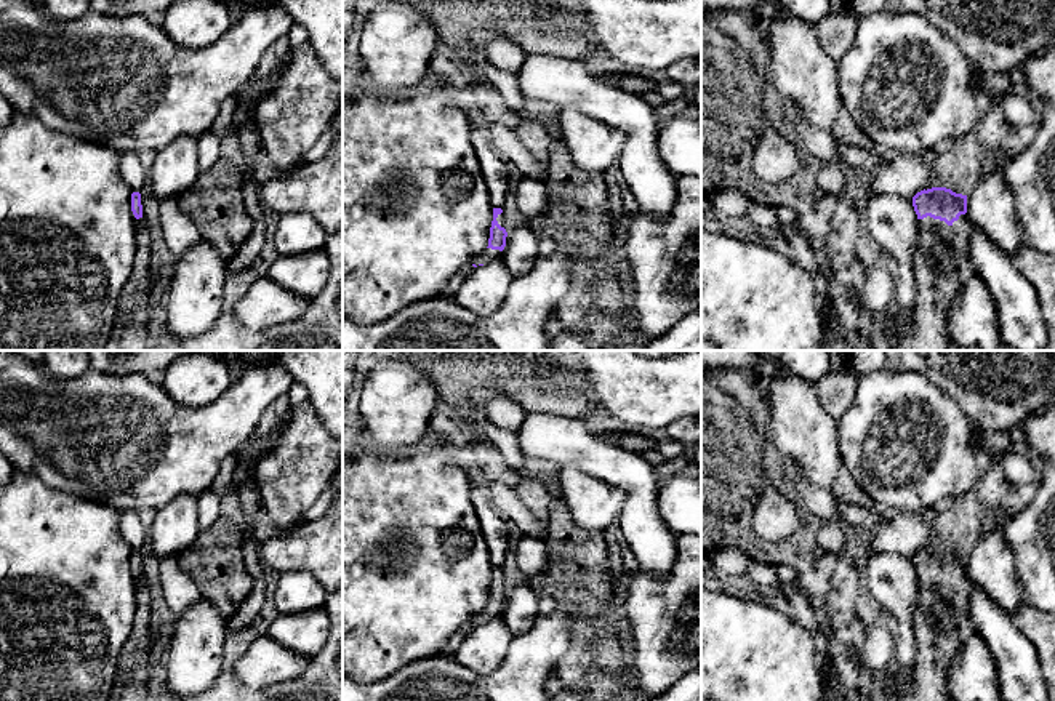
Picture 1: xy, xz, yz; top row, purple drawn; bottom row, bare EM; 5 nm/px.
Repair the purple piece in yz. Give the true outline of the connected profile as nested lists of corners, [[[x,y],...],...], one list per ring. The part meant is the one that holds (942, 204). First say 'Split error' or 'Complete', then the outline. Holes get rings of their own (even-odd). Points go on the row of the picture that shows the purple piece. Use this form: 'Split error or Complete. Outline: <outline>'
Split error. Outline: [[[932,187],[913,197],[919,219],[913,261],[916,302],[909,315],[906,350],[948,350],[946,314],[953,298],[973,274],[967,254],[973,222],[967,216],[967,195],[946,187]]]

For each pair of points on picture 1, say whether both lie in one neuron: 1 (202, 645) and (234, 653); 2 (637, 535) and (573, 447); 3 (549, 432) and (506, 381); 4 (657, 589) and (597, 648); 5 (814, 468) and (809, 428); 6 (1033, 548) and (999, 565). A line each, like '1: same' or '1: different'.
1: different
2: same
3: different
4: different
5: same
6: different

